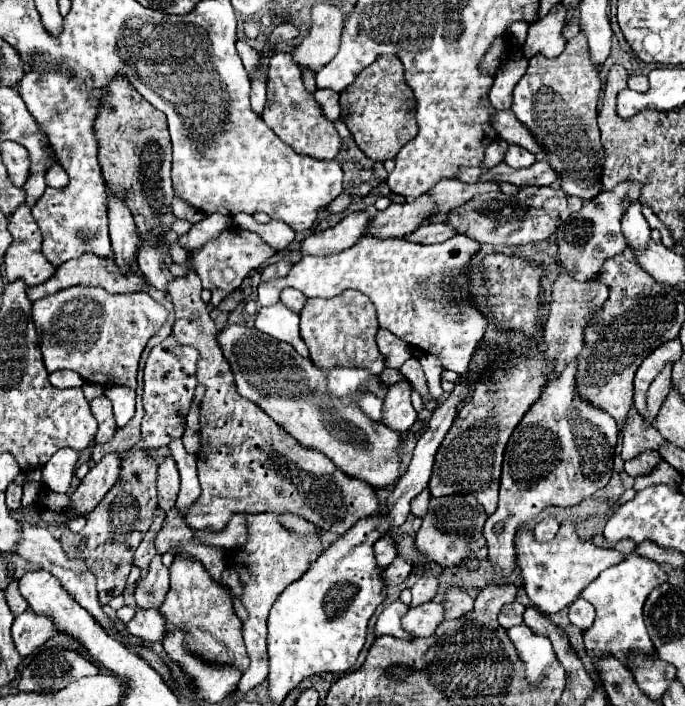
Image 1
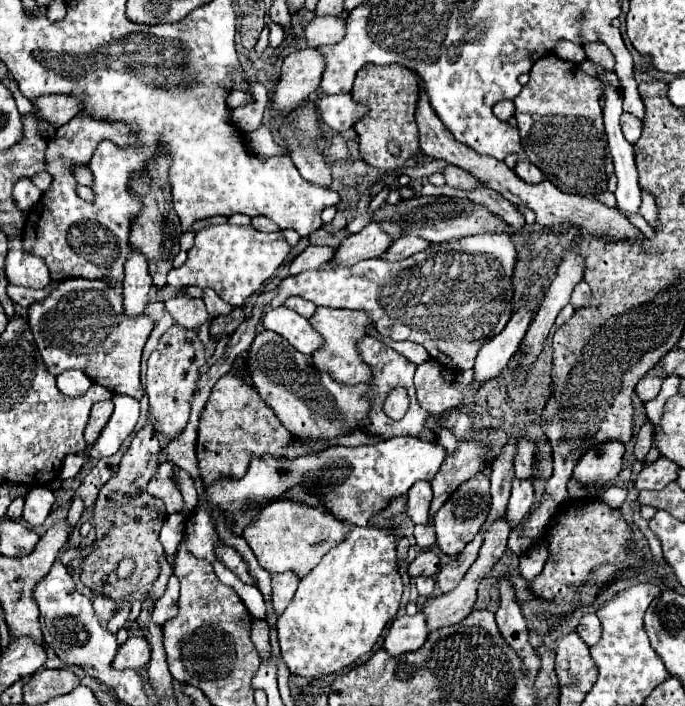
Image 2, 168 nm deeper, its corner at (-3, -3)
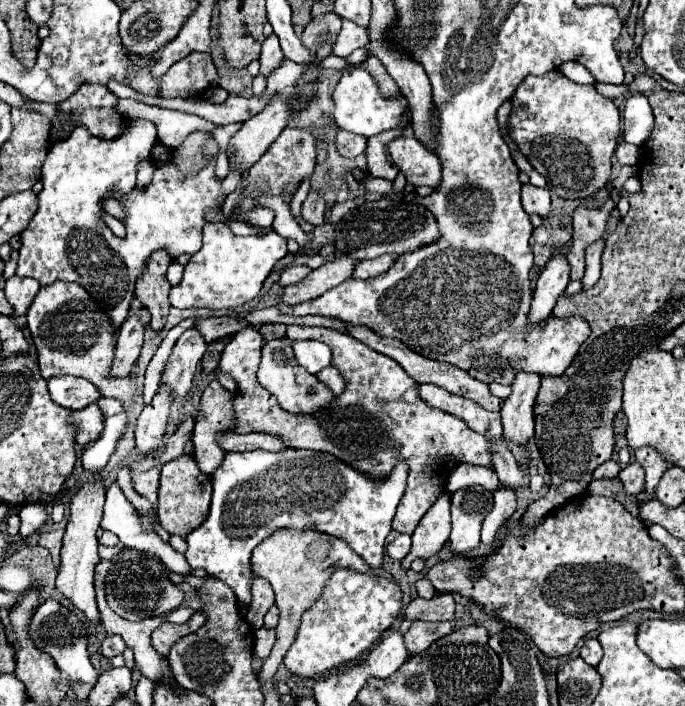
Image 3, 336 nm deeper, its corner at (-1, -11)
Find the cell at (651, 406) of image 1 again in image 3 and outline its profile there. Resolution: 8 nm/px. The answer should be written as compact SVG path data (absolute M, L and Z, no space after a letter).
M631 464L627 466L625 470L619 472L619 480L623 484L623 490L629 498L637 500L637 496L643 492L643 486L645 486L645 480L643 480L643 468L639 468L639 464Z

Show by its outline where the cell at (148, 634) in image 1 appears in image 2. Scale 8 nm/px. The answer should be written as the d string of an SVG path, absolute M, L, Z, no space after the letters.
M129 636L127 642L119 648L117 652L117 660L113 660L113 664L117 664L117 668L143 668L151 658L151 644L147 642L145 636Z

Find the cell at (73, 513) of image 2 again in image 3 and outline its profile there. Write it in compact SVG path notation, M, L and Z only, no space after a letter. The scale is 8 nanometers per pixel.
M47 600L43 602L33 618L31 618L31 624L29 624L29 638L33 640L33 644L49 654L57 668L61 672L65 672L65 676L73 682L87 682L87 684L95 684L97 680L97 672L95 672L95 666L91 662L91 656L89 656L89 650L87 650L87 636L89 636L89 630L87 626L79 620L77 614L73 614L69 608L61 606L59 602L55 600Z

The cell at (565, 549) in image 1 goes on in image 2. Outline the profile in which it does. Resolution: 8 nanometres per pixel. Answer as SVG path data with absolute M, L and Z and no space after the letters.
M513 478L513 492L507 506L507 522L511 530L519 530L523 518L531 512L533 506L533 486L529 480Z

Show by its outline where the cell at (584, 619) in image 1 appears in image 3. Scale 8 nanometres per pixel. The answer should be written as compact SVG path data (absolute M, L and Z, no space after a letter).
M597 638L585 640L585 646L581 648L581 658L583 658L589 666L597 668L597 664L599 664L601 658L603 658L603 650L601 650L601 644L599 644Z

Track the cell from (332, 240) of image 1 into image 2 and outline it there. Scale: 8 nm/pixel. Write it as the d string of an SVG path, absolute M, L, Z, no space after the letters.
M307 246L293 262L291 262L291 274L299 274L303 270L313 270L319 268L327 262L331 262L335 256L335 248L333 246Z

